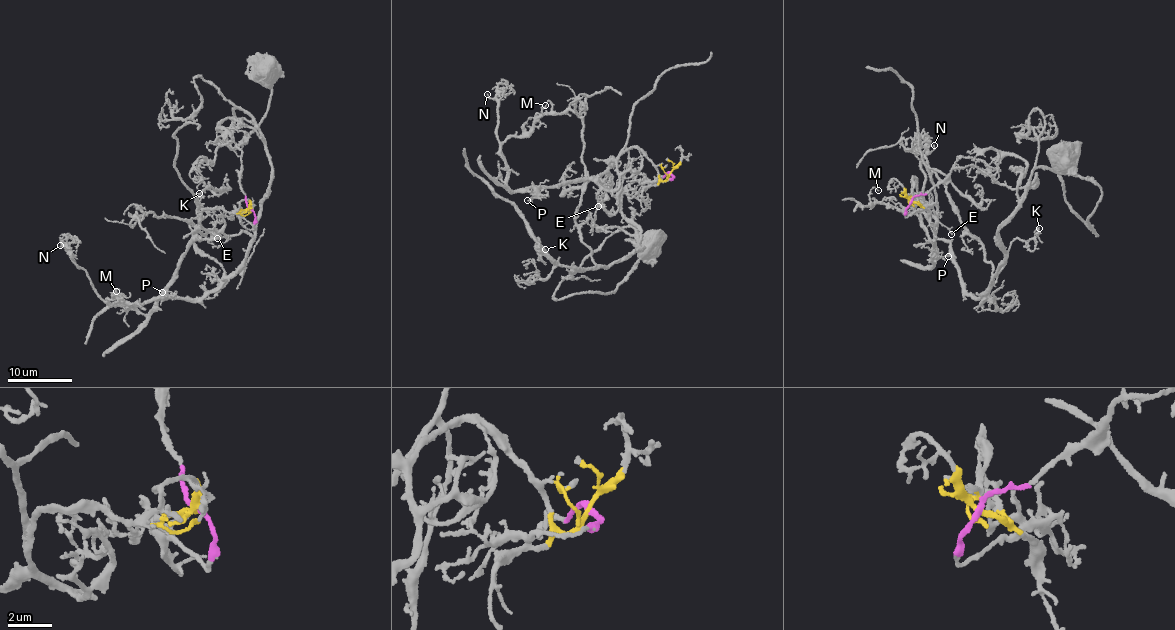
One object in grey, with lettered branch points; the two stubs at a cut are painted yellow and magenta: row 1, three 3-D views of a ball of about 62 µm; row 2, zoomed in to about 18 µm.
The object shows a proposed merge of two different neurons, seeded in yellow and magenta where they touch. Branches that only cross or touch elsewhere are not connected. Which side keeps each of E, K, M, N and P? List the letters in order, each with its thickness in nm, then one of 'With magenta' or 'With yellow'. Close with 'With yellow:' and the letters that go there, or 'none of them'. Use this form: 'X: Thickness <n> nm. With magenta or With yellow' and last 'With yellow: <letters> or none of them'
E: Thickness 100 nm. With yellow
K: Thickness 140 nm. With magenta
M: Thickness 140 nm. With yellow
N: Thickness 140 nm. With yellow
P: Thickness 150 nm. With yellow
With yellow: E, M, N, P

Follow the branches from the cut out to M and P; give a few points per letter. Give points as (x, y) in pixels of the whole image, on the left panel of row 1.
M: (249, 209), (212, 211), (224, 229), (191, 243), (163, 301), (143, 314), (109, 301), (125, 301), (115, 290)
P: (249, 209), (244, 215), (212, 211), (224, 221), (224, 229), (214, 239), (191, 243), (168, 291), (162, 291)

